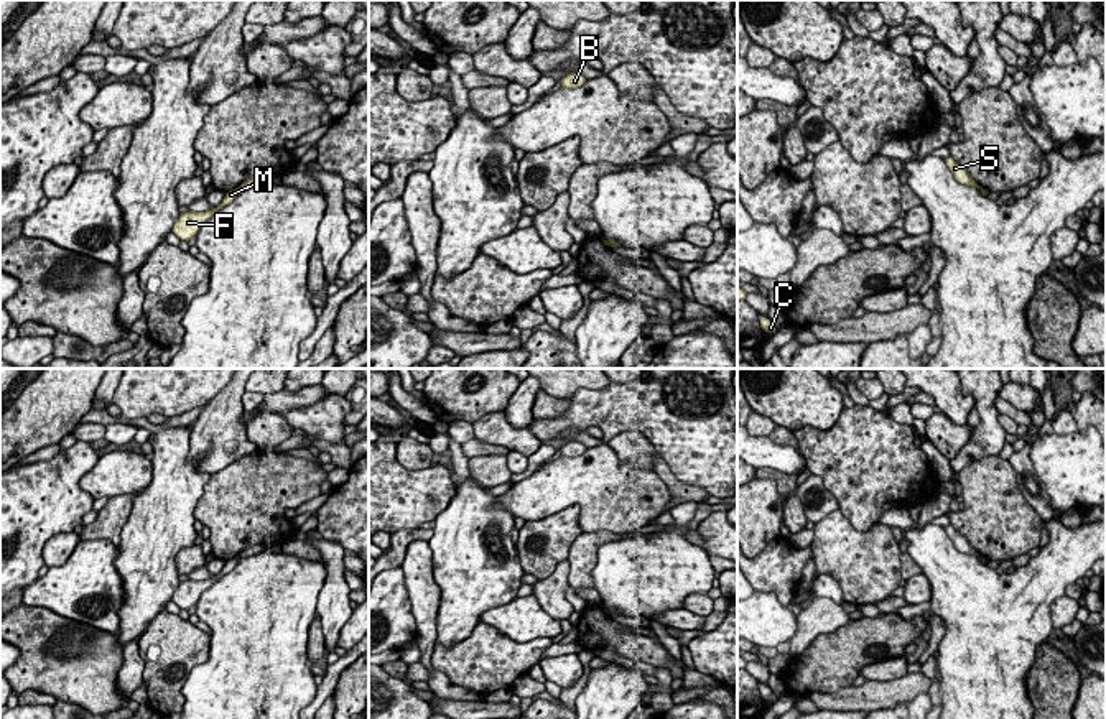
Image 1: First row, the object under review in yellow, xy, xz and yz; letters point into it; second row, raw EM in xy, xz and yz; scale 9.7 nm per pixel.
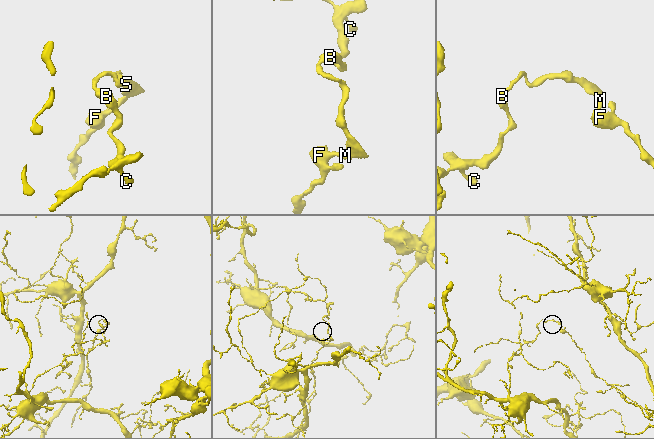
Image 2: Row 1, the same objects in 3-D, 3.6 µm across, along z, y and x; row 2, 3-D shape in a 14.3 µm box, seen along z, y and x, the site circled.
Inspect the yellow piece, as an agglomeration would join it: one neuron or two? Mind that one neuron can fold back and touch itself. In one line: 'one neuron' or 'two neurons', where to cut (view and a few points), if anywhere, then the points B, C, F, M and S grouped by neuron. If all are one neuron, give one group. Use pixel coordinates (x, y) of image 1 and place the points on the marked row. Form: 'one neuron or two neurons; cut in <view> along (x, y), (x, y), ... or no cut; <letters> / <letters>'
two neurons; cut in xz along (606, 241), (609, 245); B C S / F M

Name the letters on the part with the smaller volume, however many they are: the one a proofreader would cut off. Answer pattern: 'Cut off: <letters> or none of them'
Cut off: F, M

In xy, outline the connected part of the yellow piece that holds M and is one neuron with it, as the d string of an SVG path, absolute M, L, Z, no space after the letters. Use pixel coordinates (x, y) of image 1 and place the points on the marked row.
M239 188L227 191L222 202L211 211L206 211L206 212L194 212L194 211L181 212L179 217L176 219L176 222L173 224L173 234L179 240L186 240L186 242L191 237L196 237L201 225L206 220L209 220L217 211L229 206L237 197L239 191L240 191Z

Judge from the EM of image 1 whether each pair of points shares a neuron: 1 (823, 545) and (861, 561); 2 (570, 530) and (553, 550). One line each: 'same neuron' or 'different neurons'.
1: same neuron
2: same neuron

